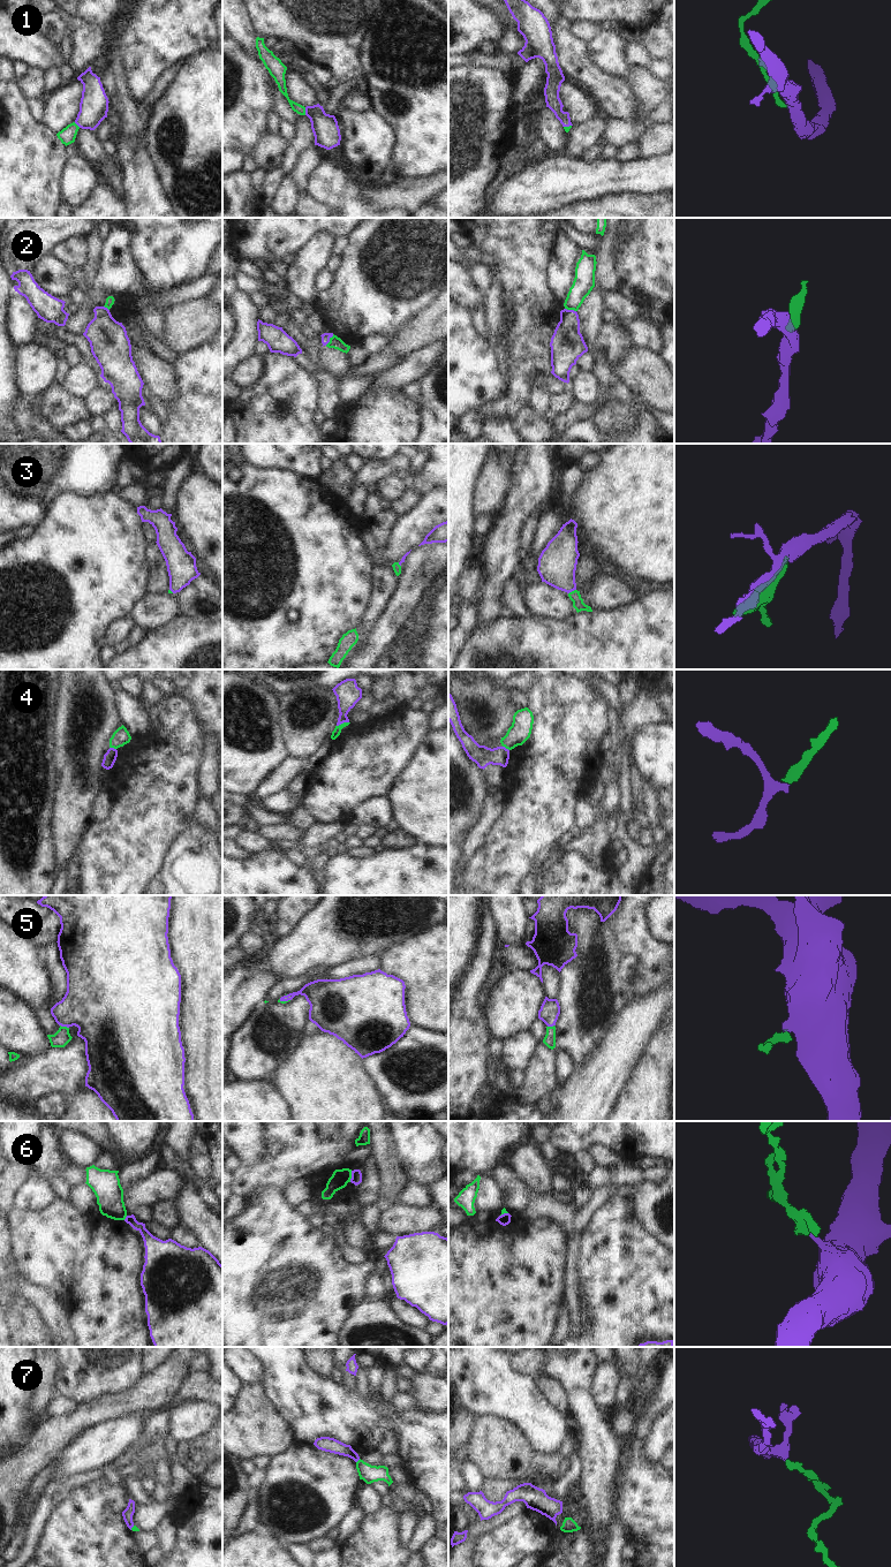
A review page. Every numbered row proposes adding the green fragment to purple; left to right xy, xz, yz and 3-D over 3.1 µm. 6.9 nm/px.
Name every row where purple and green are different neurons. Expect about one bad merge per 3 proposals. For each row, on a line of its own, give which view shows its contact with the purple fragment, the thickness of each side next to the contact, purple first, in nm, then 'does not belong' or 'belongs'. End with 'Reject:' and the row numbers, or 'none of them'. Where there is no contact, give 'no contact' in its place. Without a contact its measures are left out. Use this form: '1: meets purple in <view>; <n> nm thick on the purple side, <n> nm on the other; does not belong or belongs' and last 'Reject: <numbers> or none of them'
1: meets purple in xz; 180 nm thick on the purple side, 70 nm on the other; belongs
2: meets purple in xz; 60 nm thick on the purple side, 90 nm on the other; does not belong
3: meets purple in yz; 280 nm thick on the purple side, 80 nm on the other; belongs
4: meets purple in xz; 170 nm thick on the purple side, 60 nm on the other; does not belong
5: meets purple in xy; 400 nm thick on the purple side, 110 nm on the other; belongs
6: meets purple in xz; 80 nm thick on the purple side, 120 nm on the other; does not belong
7: meets purple in xz; 100 nm thick on the purple side, 120 nm on the other; does not belong
Reject: 2, 4, 6, 7

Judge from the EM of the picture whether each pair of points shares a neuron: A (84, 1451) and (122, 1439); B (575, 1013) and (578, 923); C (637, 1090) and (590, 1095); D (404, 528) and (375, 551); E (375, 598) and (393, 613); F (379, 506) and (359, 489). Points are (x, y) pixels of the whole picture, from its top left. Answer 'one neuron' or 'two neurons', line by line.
A: one neuron
B: one neuron
C: two neurons
D: one neuron
E: two neurons
F: two neurons

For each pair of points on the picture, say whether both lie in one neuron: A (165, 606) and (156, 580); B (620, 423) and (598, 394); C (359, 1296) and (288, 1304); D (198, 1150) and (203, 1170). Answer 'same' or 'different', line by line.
A: different
B: same
C: same
D: same

